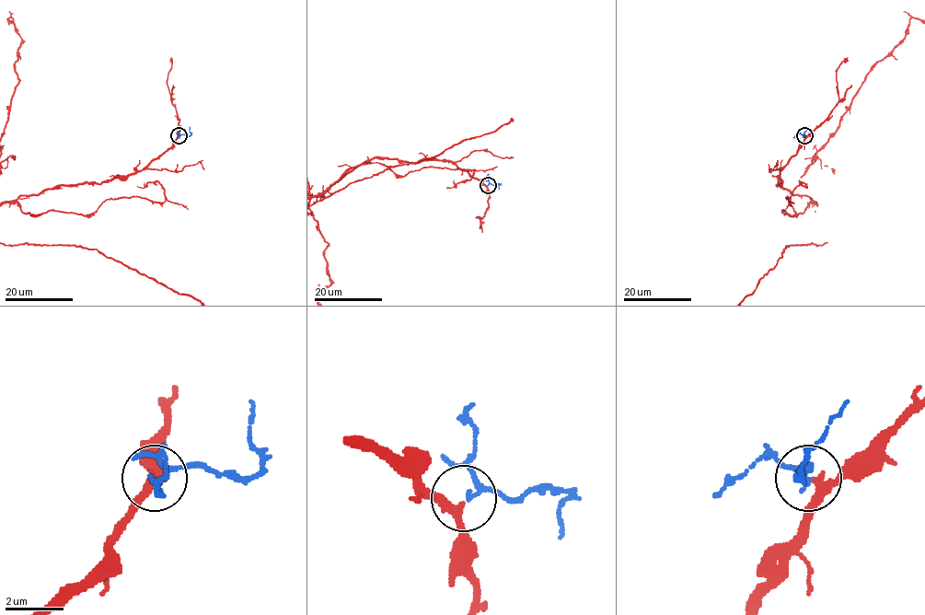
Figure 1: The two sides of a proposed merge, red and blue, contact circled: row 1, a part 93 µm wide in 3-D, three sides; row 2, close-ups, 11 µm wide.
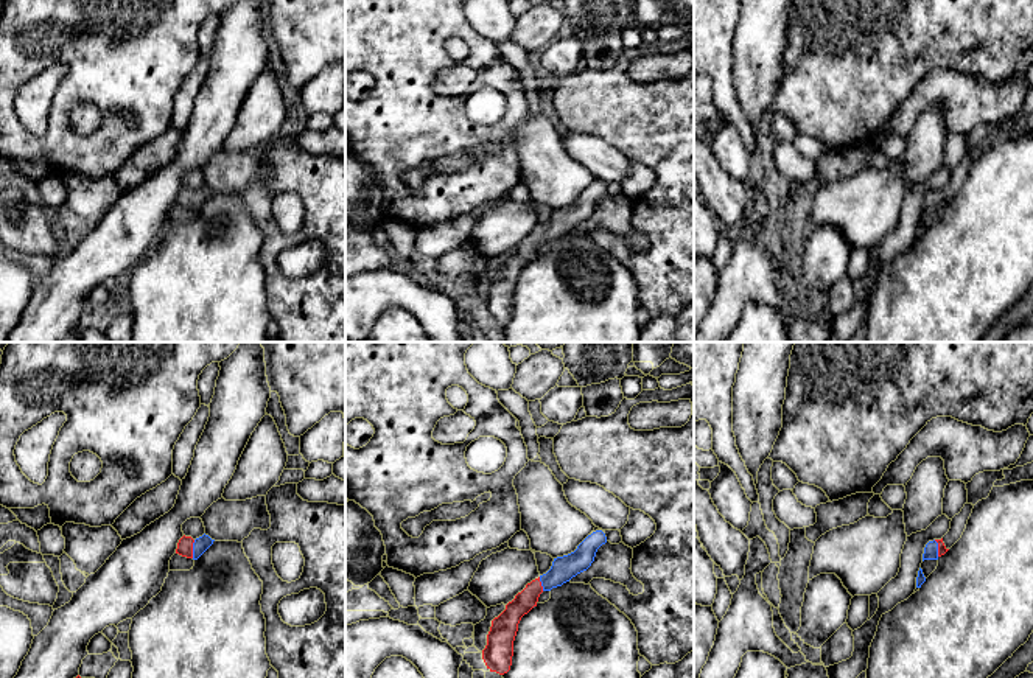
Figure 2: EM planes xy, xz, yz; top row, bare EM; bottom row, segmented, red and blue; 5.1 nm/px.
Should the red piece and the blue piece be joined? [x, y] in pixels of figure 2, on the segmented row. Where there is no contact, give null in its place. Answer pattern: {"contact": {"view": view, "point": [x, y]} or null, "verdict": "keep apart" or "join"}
{"contact": {"view": "xy", "point": [192, 549]}, "verdict": "join"}

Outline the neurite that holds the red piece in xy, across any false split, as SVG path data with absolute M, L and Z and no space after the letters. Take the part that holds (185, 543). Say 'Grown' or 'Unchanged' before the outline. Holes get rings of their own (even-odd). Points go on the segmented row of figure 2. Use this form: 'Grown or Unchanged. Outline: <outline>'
Grown. Outline: M205 533L196 540L184 535L177 543L176 554L198 560L213 544L213 541L215 540Z

